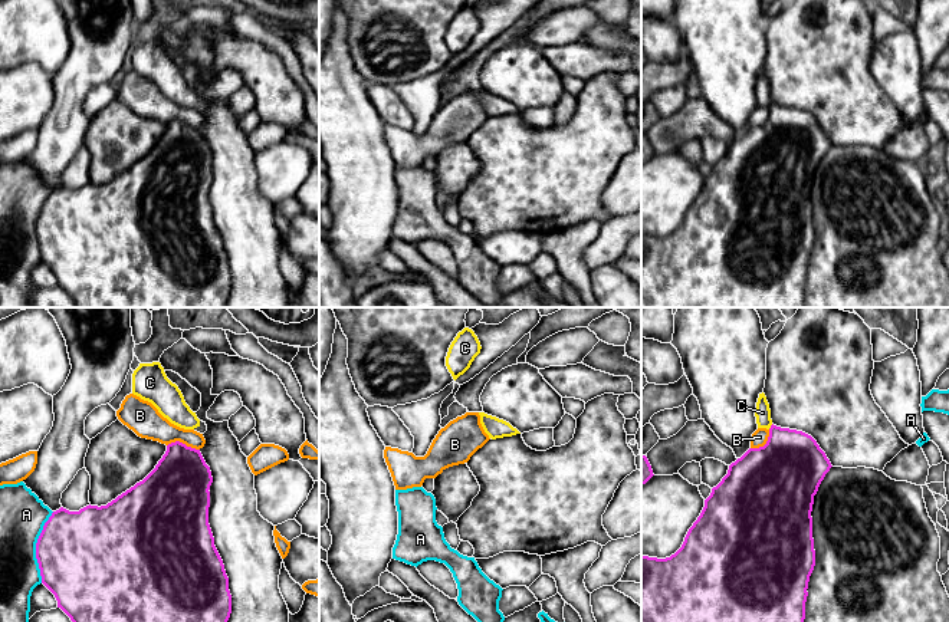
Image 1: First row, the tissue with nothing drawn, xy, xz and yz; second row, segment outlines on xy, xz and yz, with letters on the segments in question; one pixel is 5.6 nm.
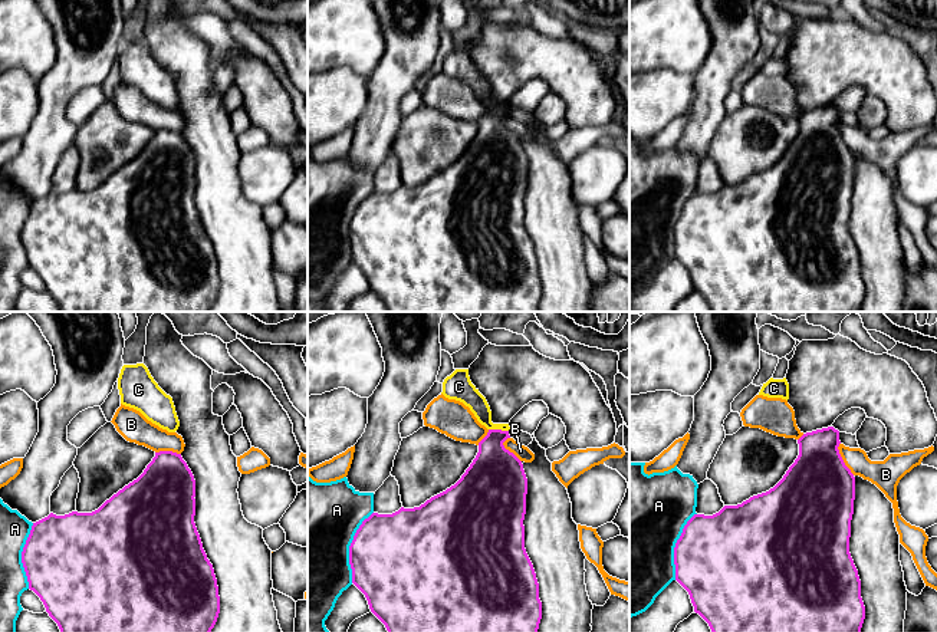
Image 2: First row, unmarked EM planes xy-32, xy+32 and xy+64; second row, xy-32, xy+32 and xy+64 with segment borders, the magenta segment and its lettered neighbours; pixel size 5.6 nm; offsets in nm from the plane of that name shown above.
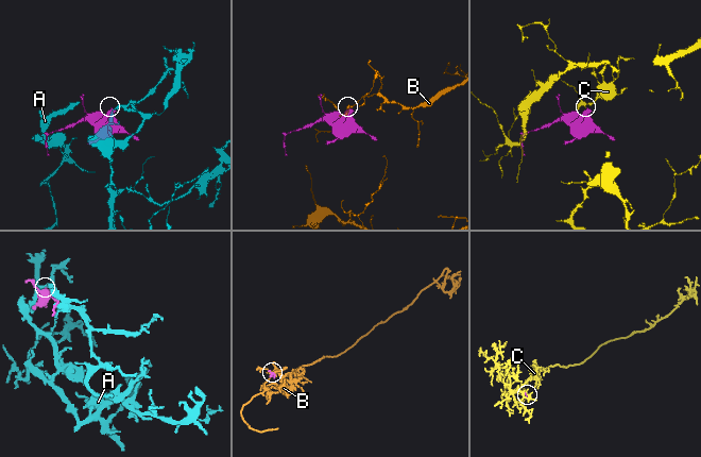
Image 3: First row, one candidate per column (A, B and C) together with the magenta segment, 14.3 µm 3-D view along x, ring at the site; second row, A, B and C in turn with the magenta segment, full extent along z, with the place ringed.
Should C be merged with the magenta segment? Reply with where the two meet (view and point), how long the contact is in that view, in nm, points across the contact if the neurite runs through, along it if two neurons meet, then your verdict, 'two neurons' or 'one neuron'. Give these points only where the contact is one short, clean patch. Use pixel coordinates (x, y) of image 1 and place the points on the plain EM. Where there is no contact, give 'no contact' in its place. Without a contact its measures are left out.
yz (771, 105) | 40 nm | along yz (772, 102), (768, 107) | two neurons

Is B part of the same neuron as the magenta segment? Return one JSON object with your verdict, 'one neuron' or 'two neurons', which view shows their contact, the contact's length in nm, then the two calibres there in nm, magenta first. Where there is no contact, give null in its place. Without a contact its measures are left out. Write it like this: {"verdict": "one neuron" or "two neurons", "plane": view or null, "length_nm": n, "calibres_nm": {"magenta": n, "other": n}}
{"verdict": "two neurons", "plane": "xy", "length_nm": 190, "calibres_nm": {"magenta": 340, "other": 180}}

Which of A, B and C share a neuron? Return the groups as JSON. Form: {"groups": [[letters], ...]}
{"groups": [["A"], ["B"], ["C"]]}

